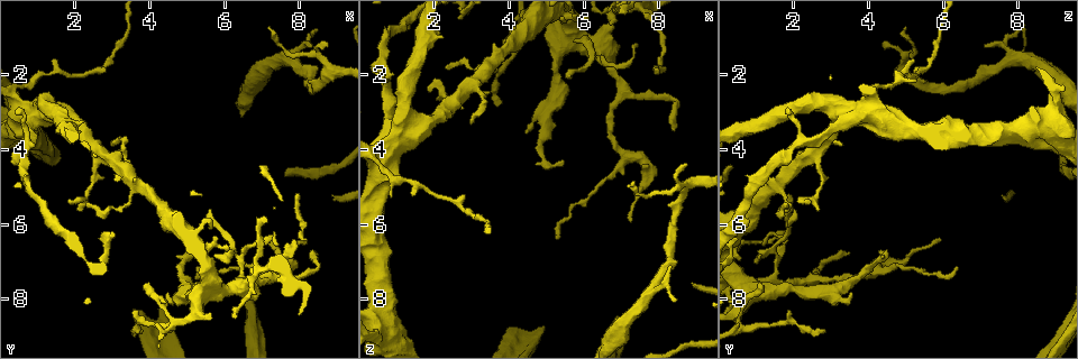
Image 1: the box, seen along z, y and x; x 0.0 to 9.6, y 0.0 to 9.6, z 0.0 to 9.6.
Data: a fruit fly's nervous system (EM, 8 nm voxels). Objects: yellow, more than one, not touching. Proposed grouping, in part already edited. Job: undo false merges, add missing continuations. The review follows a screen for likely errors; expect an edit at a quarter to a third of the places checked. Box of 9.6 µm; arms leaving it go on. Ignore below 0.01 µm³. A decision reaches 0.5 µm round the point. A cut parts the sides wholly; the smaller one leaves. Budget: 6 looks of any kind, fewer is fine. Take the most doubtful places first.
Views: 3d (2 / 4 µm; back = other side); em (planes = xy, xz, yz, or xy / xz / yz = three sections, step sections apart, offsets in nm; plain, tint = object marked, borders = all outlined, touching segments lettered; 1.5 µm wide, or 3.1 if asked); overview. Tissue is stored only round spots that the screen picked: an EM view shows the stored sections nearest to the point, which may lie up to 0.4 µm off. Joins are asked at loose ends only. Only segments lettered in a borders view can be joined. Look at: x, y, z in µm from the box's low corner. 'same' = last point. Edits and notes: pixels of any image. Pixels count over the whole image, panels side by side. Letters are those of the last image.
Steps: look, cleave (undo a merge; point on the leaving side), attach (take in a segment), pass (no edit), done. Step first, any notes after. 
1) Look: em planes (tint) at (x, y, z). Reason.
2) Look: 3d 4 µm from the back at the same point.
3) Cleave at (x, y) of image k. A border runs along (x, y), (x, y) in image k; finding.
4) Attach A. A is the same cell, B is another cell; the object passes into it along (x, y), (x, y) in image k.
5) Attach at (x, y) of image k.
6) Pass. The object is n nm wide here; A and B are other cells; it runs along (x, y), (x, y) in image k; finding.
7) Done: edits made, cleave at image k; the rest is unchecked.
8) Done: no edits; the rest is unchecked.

Look: em planes (borders) at (8.40, 1.20, 7.15). Thin end.

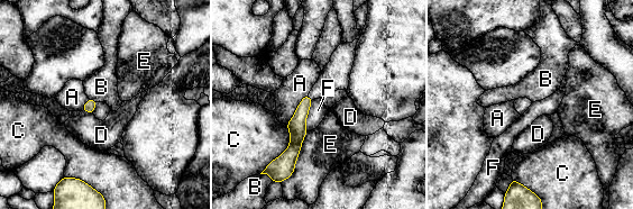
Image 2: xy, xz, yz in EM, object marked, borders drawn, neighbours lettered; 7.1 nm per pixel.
Pass. A, B, C, D, E and F are other cells; a border runs along (312, 100), (305, 121), (306, 130) in image 2; no lettered segment goes on from it.

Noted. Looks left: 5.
Look: em xz step 8 (borders) at (7.95, 5.20, 1.90). Free end.

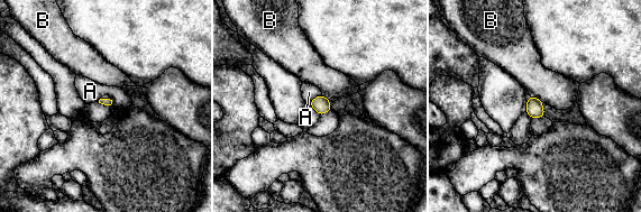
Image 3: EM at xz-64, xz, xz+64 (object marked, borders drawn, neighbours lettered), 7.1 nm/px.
Pass. A and B are other cells; a border runs along (321, 94), (317, 95), (309, 103) in image 3; no lettered segment goes on from it.

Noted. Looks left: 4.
Look: em xz step 8 (tint) at (5.00, 7.85, 3.00).

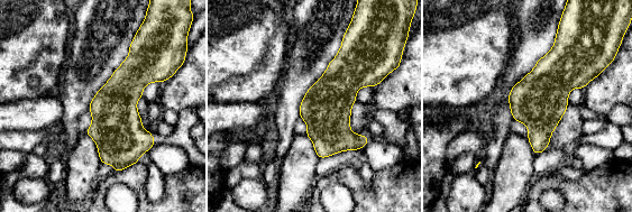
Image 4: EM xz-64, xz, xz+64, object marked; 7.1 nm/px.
Look: em planes (borders) at the same point. Another direction.

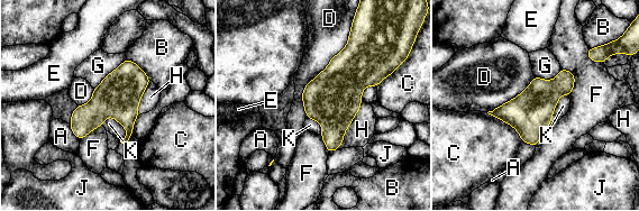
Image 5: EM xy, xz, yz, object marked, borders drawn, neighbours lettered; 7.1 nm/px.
Pass. A, B, C, D, E, F, G, H, J and K are other cells; a border runs along (356, 11), (303, 89), (306, 117) in image 5; all the same neuron.

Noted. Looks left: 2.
Done: no edits; the rest is unchecked.

